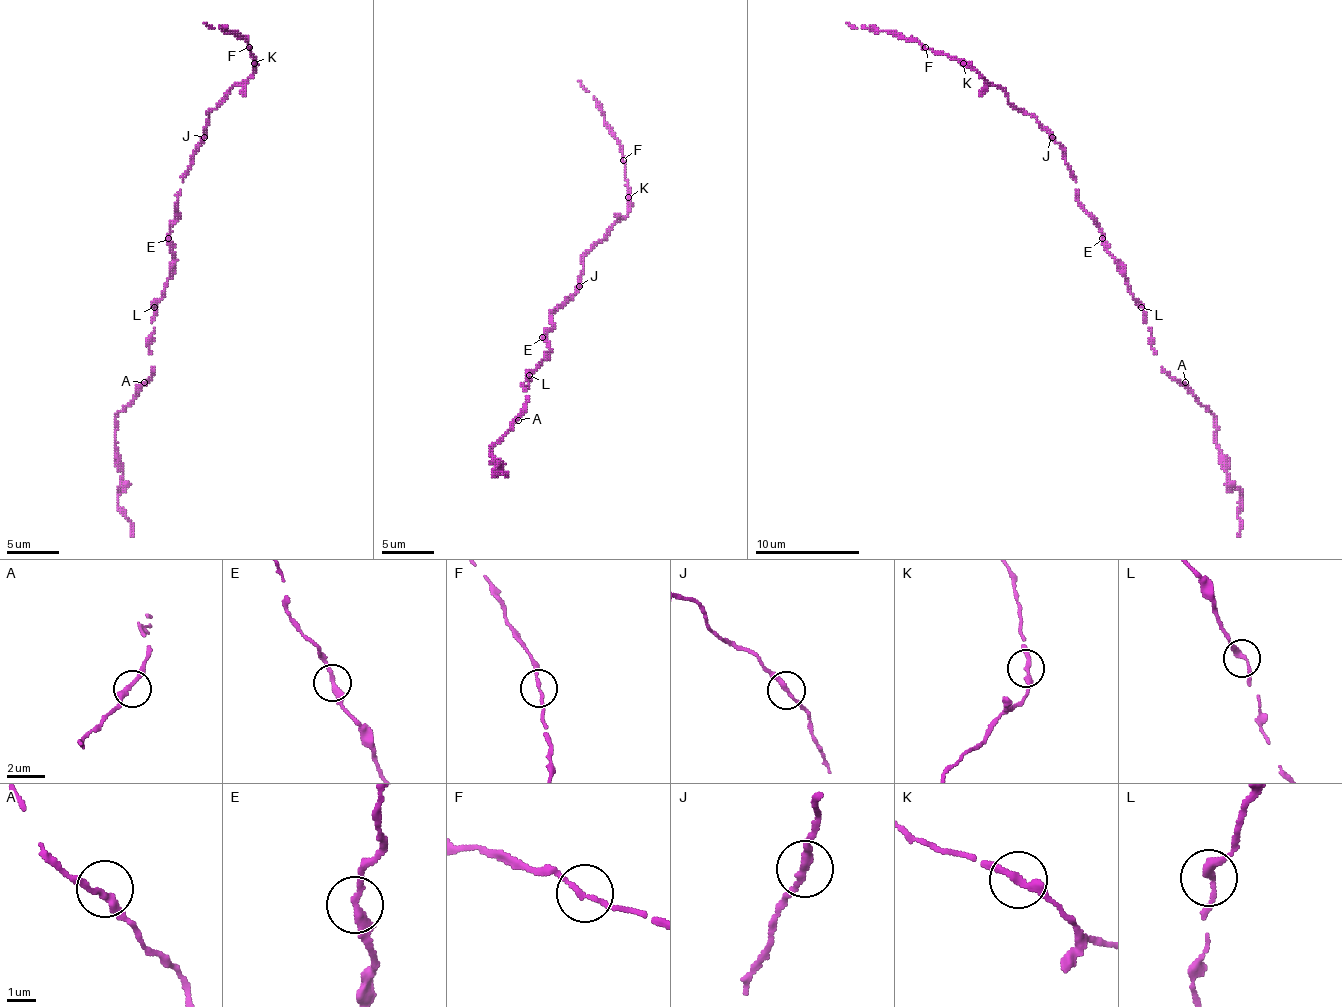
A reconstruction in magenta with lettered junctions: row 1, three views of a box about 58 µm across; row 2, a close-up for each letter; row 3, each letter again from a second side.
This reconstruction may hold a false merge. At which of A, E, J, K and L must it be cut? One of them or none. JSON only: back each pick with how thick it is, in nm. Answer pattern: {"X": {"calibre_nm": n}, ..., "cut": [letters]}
{"cut": []}

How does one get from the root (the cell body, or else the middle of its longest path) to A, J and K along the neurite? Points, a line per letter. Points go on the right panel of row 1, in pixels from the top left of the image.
A: (1096, 226), (1104, 250), (1125, 278), (1128, 291), (1143, 309), (1151, 349), (1162, 367), (1185, 382)
J: (1096, 226), (1096, 221), (1078, 200), (1076, 177), (1065, 161), (1065, 151), (1052, 137)
K: (1096, 226), (1078, 200), (1076, 177), (1055, 137), (964, 62)

